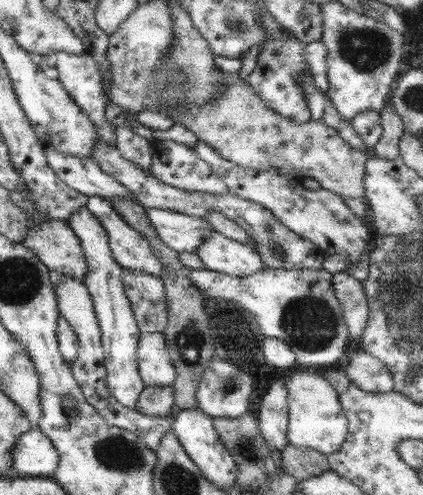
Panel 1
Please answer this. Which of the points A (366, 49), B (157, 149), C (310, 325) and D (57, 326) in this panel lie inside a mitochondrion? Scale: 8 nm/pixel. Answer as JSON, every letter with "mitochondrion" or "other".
{"A":"mitochondrion","B":"other","C":"mitochondrion","D":"other"}

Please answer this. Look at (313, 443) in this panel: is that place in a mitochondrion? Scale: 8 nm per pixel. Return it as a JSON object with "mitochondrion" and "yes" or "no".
{"mitochondrion":"no"}

